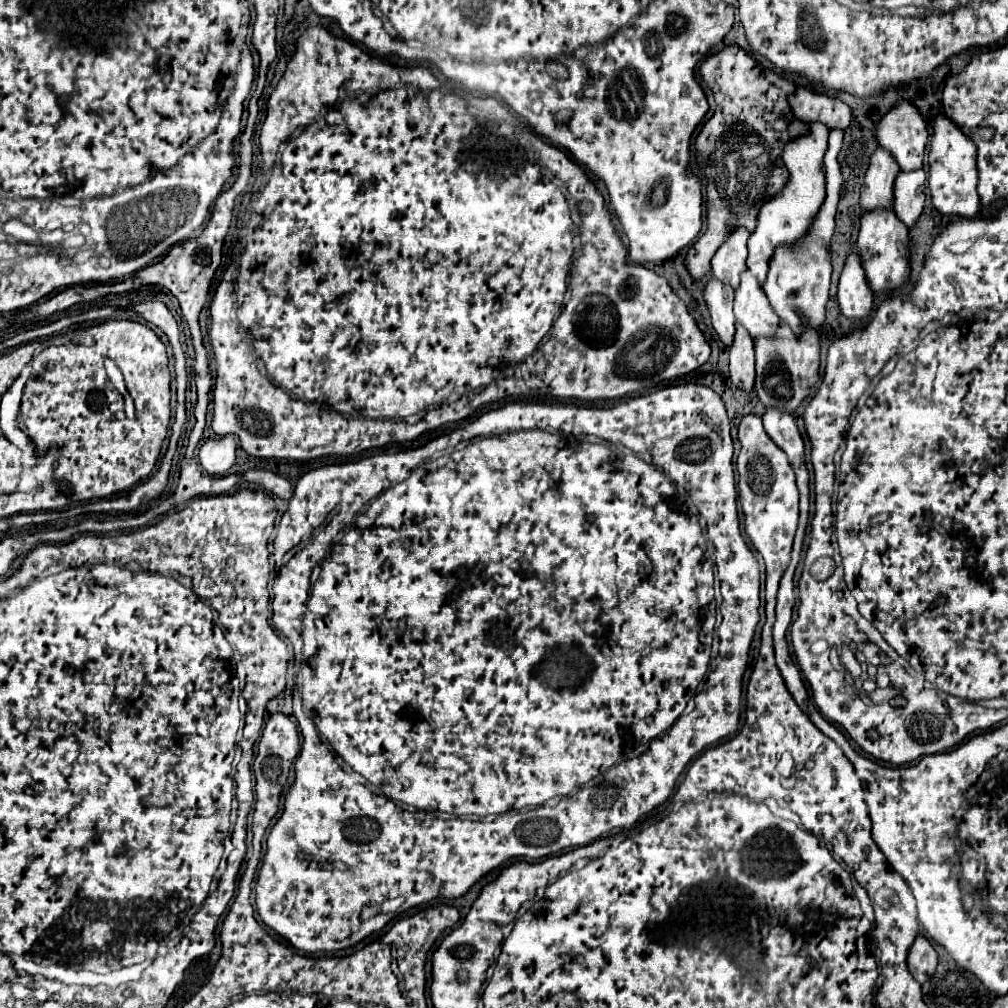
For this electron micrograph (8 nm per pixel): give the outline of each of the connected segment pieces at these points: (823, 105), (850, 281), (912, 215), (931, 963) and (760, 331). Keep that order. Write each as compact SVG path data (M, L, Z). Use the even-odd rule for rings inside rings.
M799 87L795 95L791 95L791 109L795 117L803 123L823 123L829 129L845 131L851 123L851 109L831 97L813 93L807 87Z
M851 253L847 257L845 269L843 269L841 279L839 279L837 299L839 299L841 313L847 319L861 319L863 321L873 311L873 293L867 287L857 253Z
M909 171L903 175L899 173L899 179L895 179L895 215L907 225L913 227L923 211L925 203L925 173Z
M917 935L911 951L909 951L909 971L911 975L915 975L915 981L919 983L927 983L937 969L937 953L933 949L933 945L923 937Z
M747 271L743 273L741 285L735 291L735 317L737 323L743 325L753 339L773 337L779 329L779 317L771 311L767 297L755 277Z

